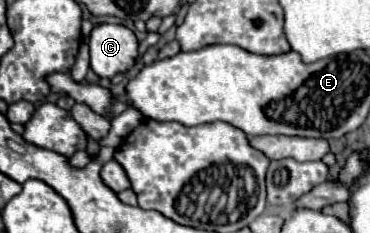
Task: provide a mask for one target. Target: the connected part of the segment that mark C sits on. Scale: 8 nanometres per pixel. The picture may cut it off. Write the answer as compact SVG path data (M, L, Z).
M100 25L90 33L90 67L98 77L114 77L134 67L138 39L124 25Z

